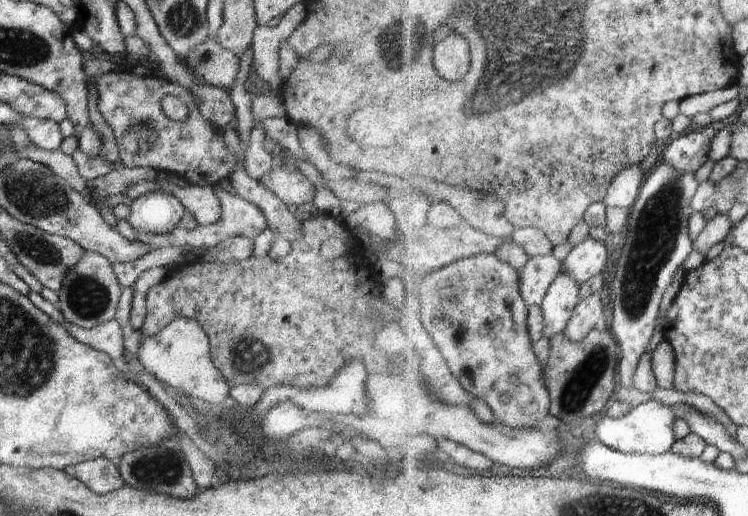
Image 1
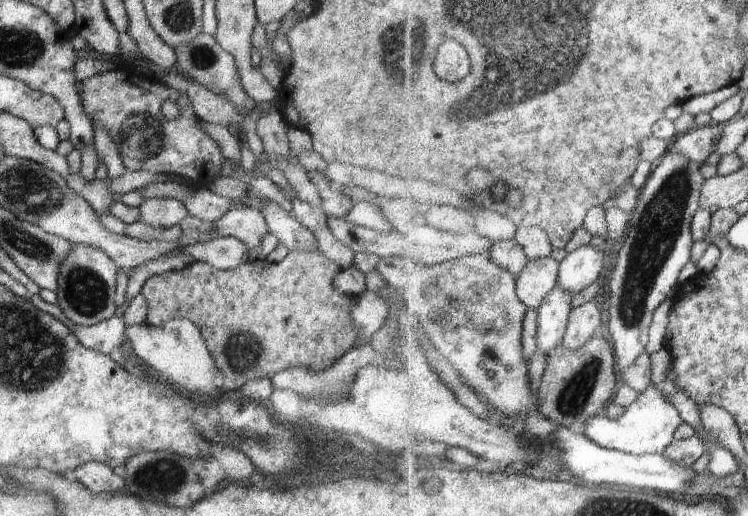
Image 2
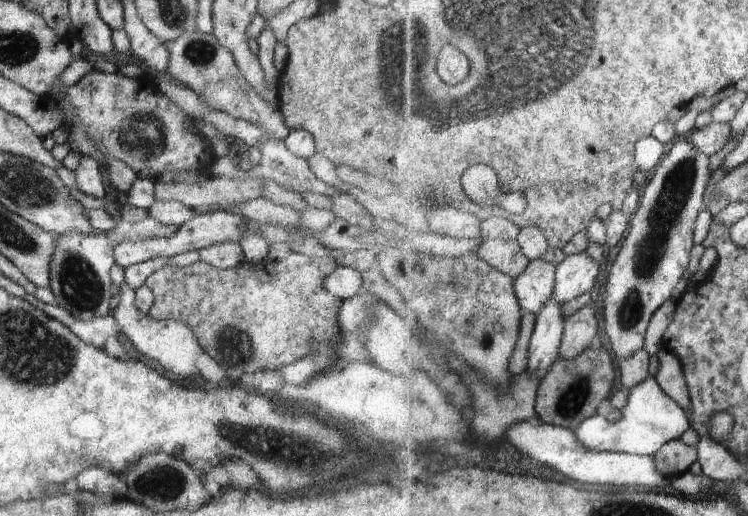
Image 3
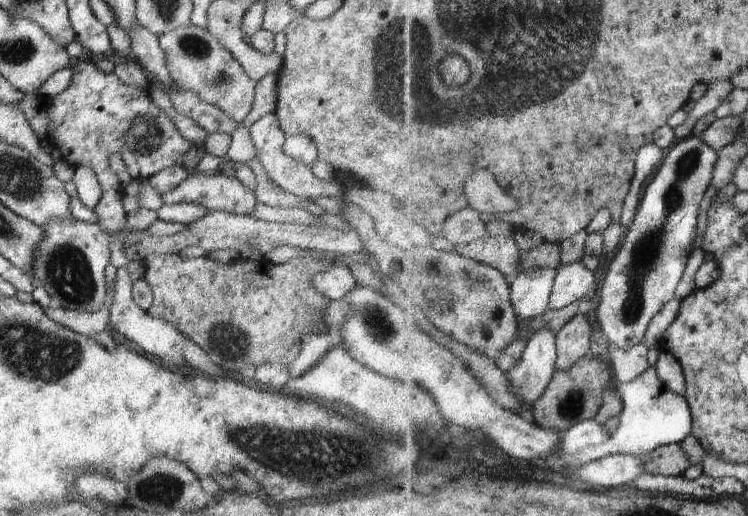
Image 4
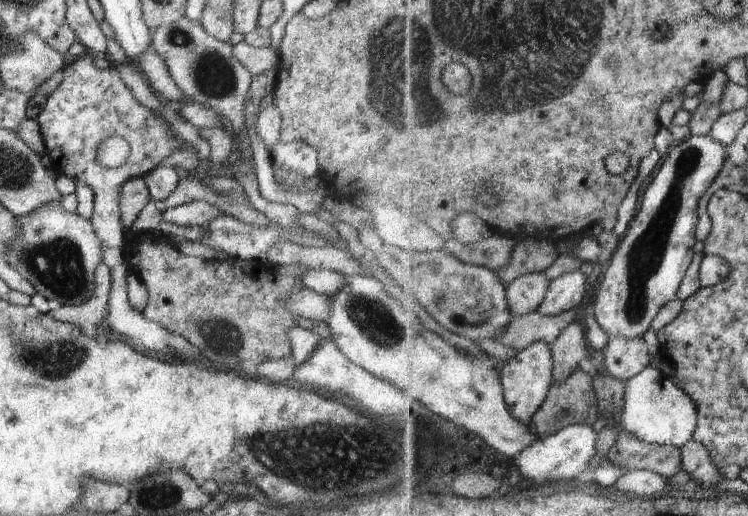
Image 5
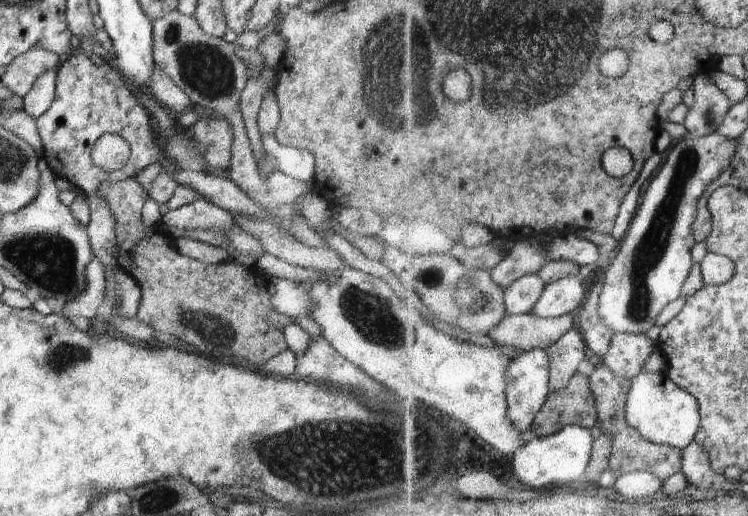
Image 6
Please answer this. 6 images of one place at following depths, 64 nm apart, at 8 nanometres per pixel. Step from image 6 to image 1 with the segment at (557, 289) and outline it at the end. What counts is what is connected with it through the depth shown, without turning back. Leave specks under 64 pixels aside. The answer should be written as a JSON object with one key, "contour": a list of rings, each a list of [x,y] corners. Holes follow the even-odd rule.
{"contour":[[[590,236],[583,243],[573,248],[563,262],[567,272],[582,285],[604,272],[610,252],[603,242]]]}

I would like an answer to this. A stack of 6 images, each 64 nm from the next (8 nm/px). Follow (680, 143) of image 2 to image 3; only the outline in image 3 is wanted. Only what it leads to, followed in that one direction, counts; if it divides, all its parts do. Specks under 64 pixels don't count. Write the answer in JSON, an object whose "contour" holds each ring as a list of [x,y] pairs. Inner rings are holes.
{"contour":[[[713,122],[705,129],[698,129],[688,140],[692,141],[699,151],[704,151],[708,156],[714,156],[724,148],[731,147],[732,138],[732,123]]]}

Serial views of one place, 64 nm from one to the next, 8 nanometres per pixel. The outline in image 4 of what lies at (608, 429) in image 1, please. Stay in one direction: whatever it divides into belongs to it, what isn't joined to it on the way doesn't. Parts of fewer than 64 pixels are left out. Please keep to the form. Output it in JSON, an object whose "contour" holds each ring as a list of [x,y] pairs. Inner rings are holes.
{"contour":[[[651,366],[644,375],[640,375],[632,382],[619,383],[617,392],[624,402],[624,409],[620,415],[621,427],[615,433],[610,433],[605,424],[602,425],[595,419],[578,423],[564,433],[560,455],[554,455],[549,461],[542,459],[538,461],[538,466],[546,466],[550,470],[558,468],[558,472],[567,472],[567,467],[576,471],[595,460],[599,461],[618,453],[640,457],[666,445],[682,445],[693,433],[694,415],[689,400],[686,396],[674,392],[658,376],[656,367]]]}

